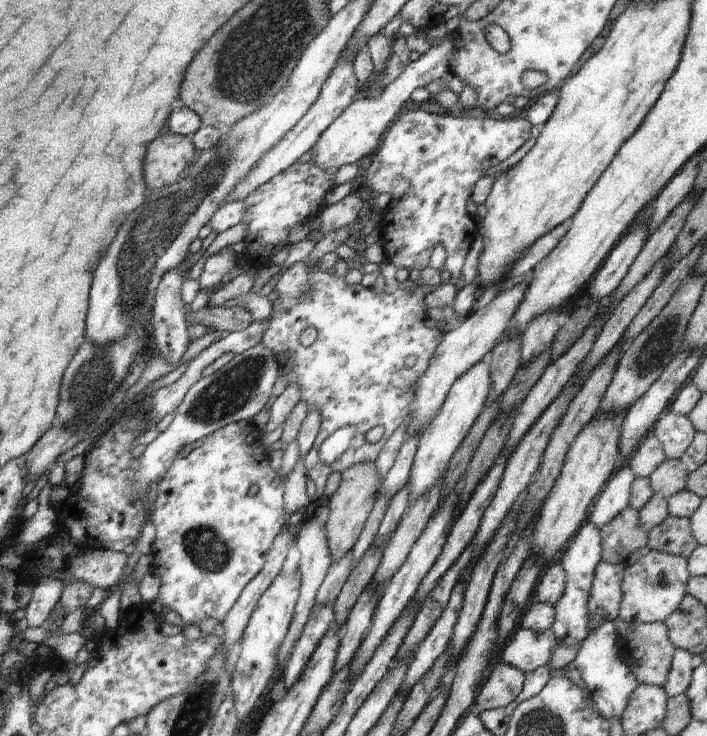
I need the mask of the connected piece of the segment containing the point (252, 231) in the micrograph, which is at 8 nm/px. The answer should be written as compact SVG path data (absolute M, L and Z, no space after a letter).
M296 162L247 196L243 200L246 204L243 220L248 226L246 228L248 232L243 238L246 247L240 260L248 262L258 271L271 264L274 254L278 254L289 244L289 230L292 230L296 224L302 224L319 216L321 207L325 205L326 192L336 187L336 182L333 182L336 180L336 172L338 170L322 170L312 162Z

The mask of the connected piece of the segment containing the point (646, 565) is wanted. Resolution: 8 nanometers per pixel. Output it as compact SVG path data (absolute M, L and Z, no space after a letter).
M650 551L638 562L625 567L619 619L622 622L664 623L687 593L686 584L691 577L687 564L687 558Z

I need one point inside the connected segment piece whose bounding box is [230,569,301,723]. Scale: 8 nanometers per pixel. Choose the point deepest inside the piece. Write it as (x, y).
(264, 634)

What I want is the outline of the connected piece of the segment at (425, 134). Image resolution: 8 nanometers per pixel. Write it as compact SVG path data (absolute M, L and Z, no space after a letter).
M415 107L402 112L384 133L382 146L373 152L372 163L366 170L367 185L374 192L390 194L390 202L379 222L380 242L386 262L394 264L397 269L421 271L428 267L434 248L442 244L446 250L444 268L452 277L460 278L466 254L479 235L479 227L466 209L472 189L490 166L510 158L530 138L530 130L532 126L527 119L517 117L502 121L496 118L474 118L465 112L448 116L428 113Z

